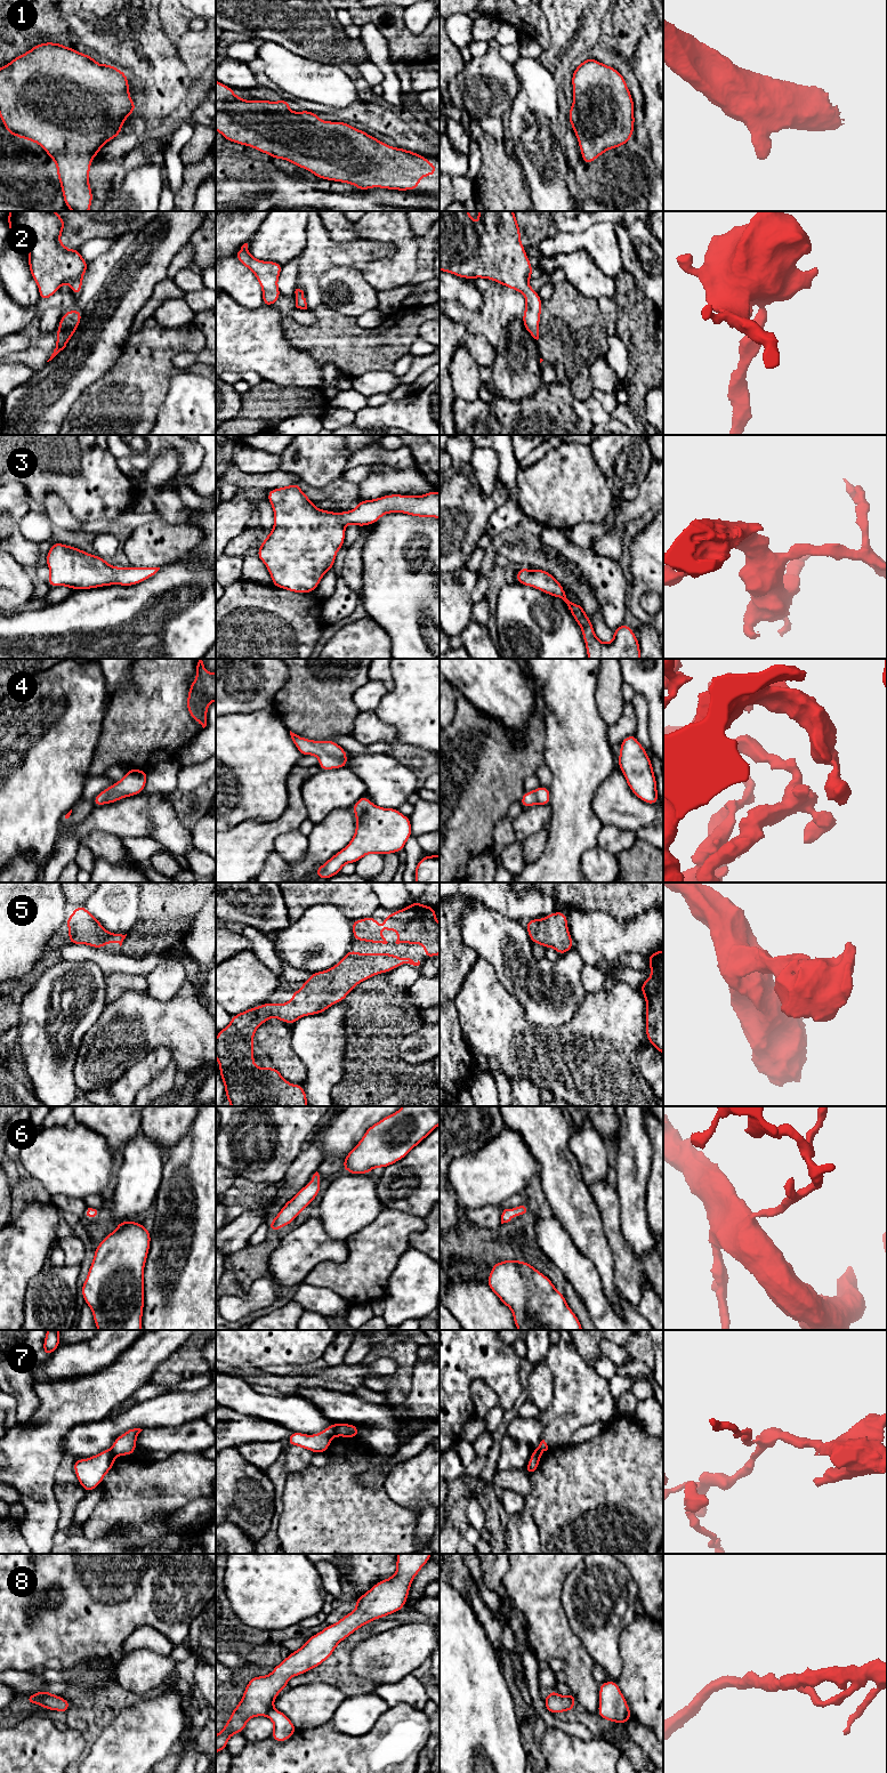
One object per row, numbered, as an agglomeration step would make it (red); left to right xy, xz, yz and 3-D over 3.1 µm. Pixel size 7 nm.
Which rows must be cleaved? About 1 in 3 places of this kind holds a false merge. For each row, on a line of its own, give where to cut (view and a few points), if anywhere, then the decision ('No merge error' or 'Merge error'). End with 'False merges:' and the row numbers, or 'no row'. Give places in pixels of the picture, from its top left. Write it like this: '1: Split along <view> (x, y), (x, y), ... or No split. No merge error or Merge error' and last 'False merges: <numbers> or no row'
1: No split. No merge error
2: No split. No merge error
3: No split. No merge error
4: No split. No merge error
5: No split. No merge error
6: No split. No merge error
7: Split along xz (338, 1424), (333, 1434). Merge error
8: No split. No merge error
False merges: 7

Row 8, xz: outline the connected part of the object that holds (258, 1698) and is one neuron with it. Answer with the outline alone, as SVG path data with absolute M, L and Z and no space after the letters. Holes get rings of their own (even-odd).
M397 1554L395 1574L379 1581L364 1595L355 1598L354 1611L311 1636L306 1644L284 1658L269 1675L251 1676L241 1701L216 1735L216 1754L226 1749L227 1741L233 1734L243 1733L250 1718L258 1716L267 1716L273 1722L274 1731L271 1738L274 1741L289 1740L297 1728L285 1714L273 1708L277 1694L288 1687L288 1679L323 1663L341 1641L362 1626L401 1611L406 1603L414 1577L430 1556L432 1554Z

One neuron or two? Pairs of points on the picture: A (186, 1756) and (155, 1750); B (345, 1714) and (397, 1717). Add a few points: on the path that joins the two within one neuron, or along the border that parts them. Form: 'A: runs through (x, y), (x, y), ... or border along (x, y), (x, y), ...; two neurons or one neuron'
A: border along (185, 1724), (185, 1731), (174, 1749); two neurons
B: border along (390, 1707), (369, 1731), (361, 1735); two neurons

